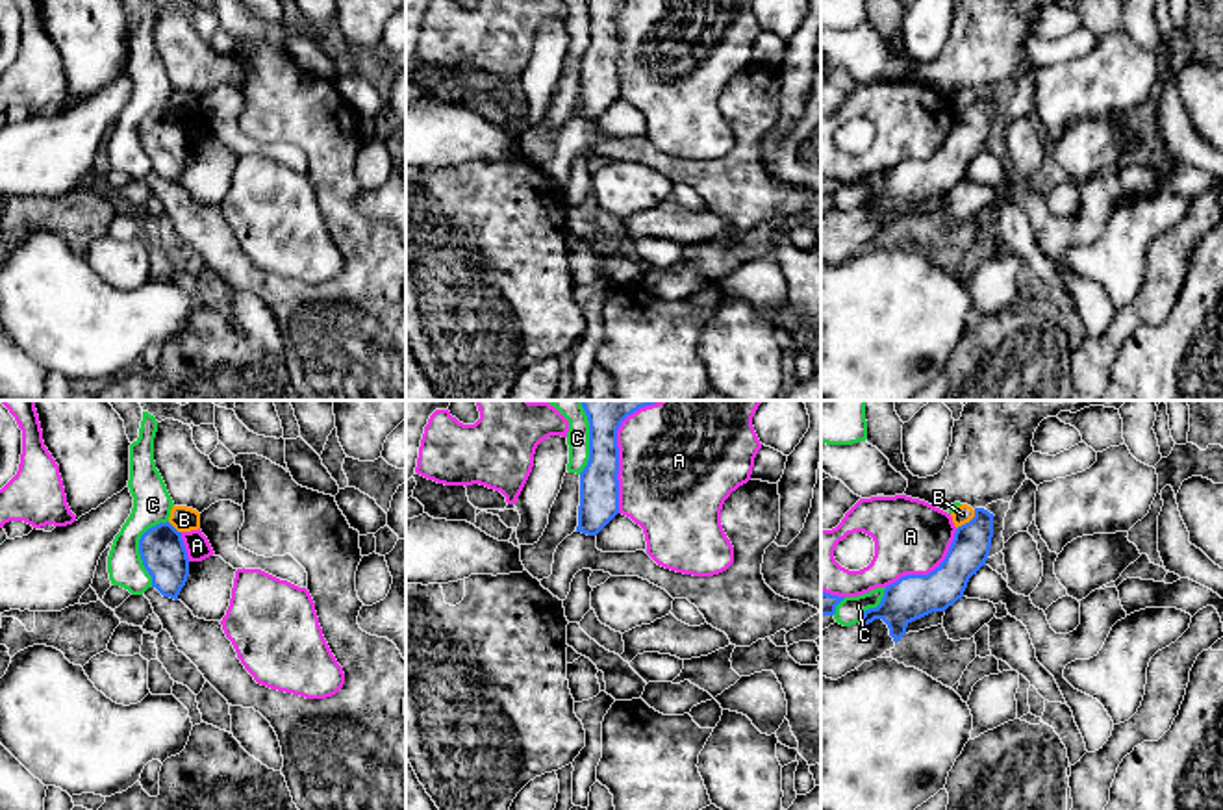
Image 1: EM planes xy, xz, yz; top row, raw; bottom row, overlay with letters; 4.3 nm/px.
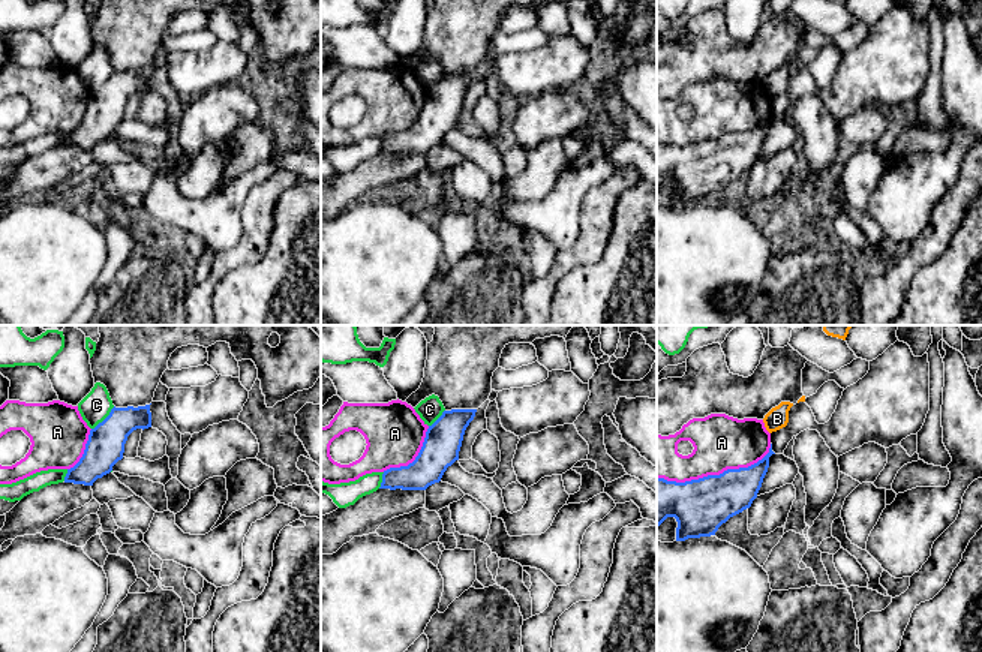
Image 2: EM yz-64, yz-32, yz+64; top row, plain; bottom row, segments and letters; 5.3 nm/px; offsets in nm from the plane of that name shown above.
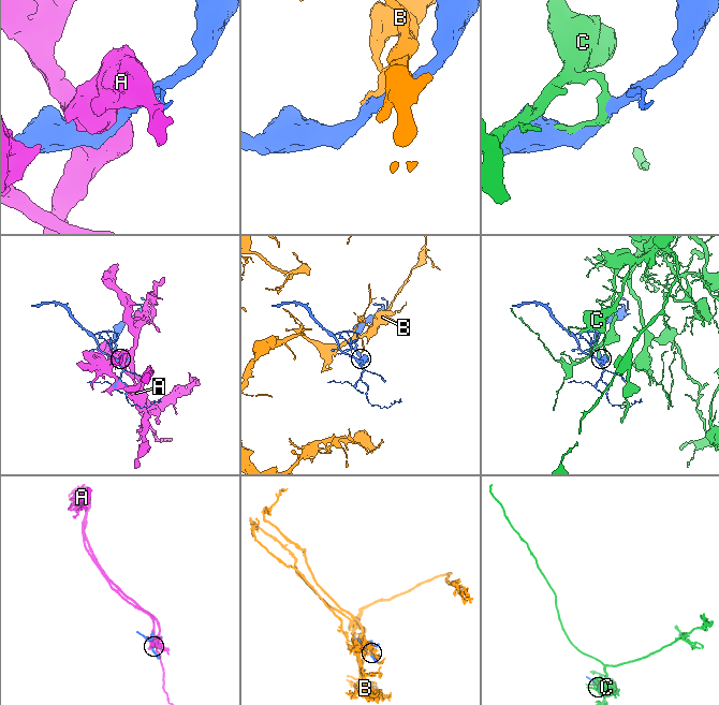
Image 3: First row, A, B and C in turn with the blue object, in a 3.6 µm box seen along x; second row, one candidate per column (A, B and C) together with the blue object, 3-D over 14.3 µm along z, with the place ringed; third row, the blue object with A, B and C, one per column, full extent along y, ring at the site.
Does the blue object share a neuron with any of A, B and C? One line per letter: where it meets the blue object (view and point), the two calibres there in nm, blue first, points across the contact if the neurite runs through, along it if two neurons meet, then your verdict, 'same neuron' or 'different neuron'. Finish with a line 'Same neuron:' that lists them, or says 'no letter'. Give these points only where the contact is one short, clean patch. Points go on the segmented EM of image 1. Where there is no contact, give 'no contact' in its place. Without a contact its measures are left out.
A: meets blue in xz at (617, 447); 220 nm thick on the blue side, 480 nm on the other; different neuron
B: meets blue in yz at (970, 521); 170 nm thick on the blue side, 80 nm on the other; border along yz (975, 510), (957, 529); different neuron
C: meets blue in xy at (139, 549); 200 nm thick on the blue side, 170 nm on the other; different neuron
Same neuron: no letter

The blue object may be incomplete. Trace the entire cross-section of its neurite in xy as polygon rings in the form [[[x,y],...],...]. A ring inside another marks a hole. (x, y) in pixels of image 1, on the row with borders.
[[[169,521],[148,528],[139,539],[139,554],[152,576],[152,588],[178,601],[189,576],[189,558],[178,532]]]

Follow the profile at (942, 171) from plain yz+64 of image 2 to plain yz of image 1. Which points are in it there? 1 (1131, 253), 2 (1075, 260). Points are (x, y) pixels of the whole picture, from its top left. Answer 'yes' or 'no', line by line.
1: yes
2: yes

